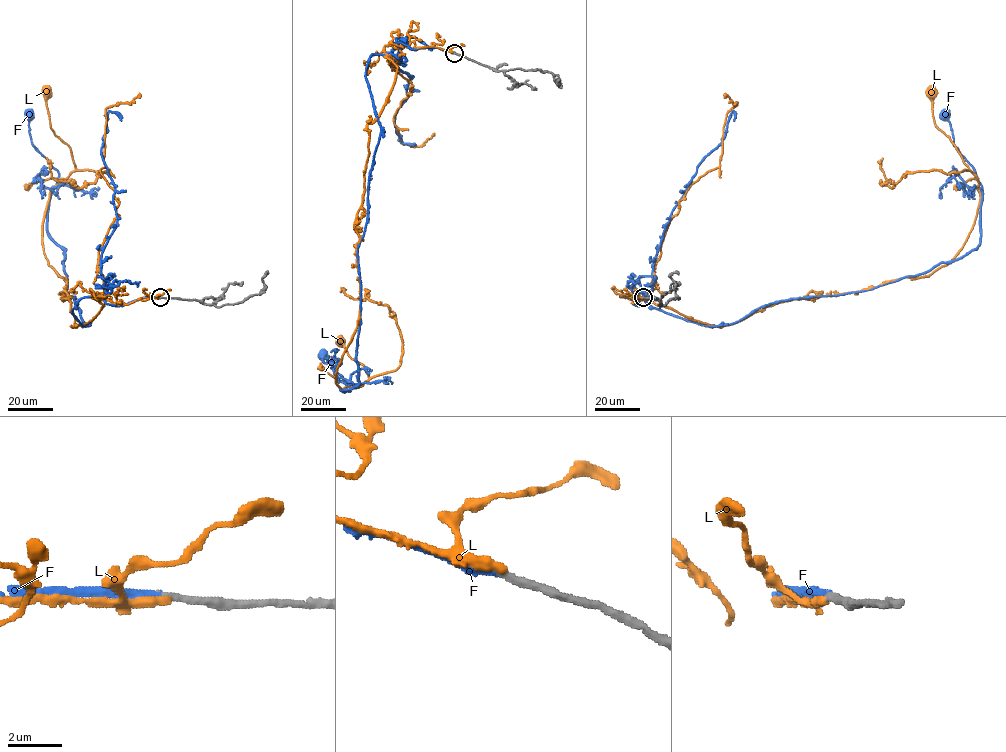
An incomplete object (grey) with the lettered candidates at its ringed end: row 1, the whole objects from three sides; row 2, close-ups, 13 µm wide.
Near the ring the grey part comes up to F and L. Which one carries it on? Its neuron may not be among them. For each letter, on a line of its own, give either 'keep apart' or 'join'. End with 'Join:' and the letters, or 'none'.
F: join
L: keep apart
Join: F

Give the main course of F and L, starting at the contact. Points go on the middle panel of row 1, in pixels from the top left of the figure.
F: (454, 53), (399, 42), (398, 58), (370, 58), (380, 134), (357, 254), (358, 384), (342, 391), (322, 354)
L: (454, 53), (384, 47), (397, 72), (367, 126), (359, 322), (335, 374), (360, 387), (369, 376), (341, 341)

